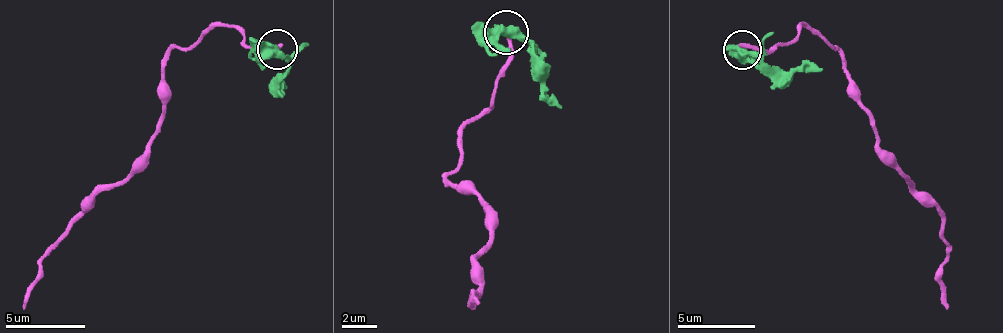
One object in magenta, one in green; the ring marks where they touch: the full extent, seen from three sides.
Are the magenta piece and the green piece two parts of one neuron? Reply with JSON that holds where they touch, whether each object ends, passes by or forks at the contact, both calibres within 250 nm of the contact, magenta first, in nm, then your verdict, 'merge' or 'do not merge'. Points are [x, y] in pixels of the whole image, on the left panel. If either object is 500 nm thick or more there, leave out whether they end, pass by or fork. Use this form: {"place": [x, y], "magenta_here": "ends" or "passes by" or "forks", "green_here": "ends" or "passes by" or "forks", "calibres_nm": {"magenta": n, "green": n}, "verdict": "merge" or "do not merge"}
{"place": [277, 49], "magenta_here": "ends", "green_here": "passes by", "calibres_nm": {"magenta": 280, "green": 480}, "verdict": "do not merge"}

